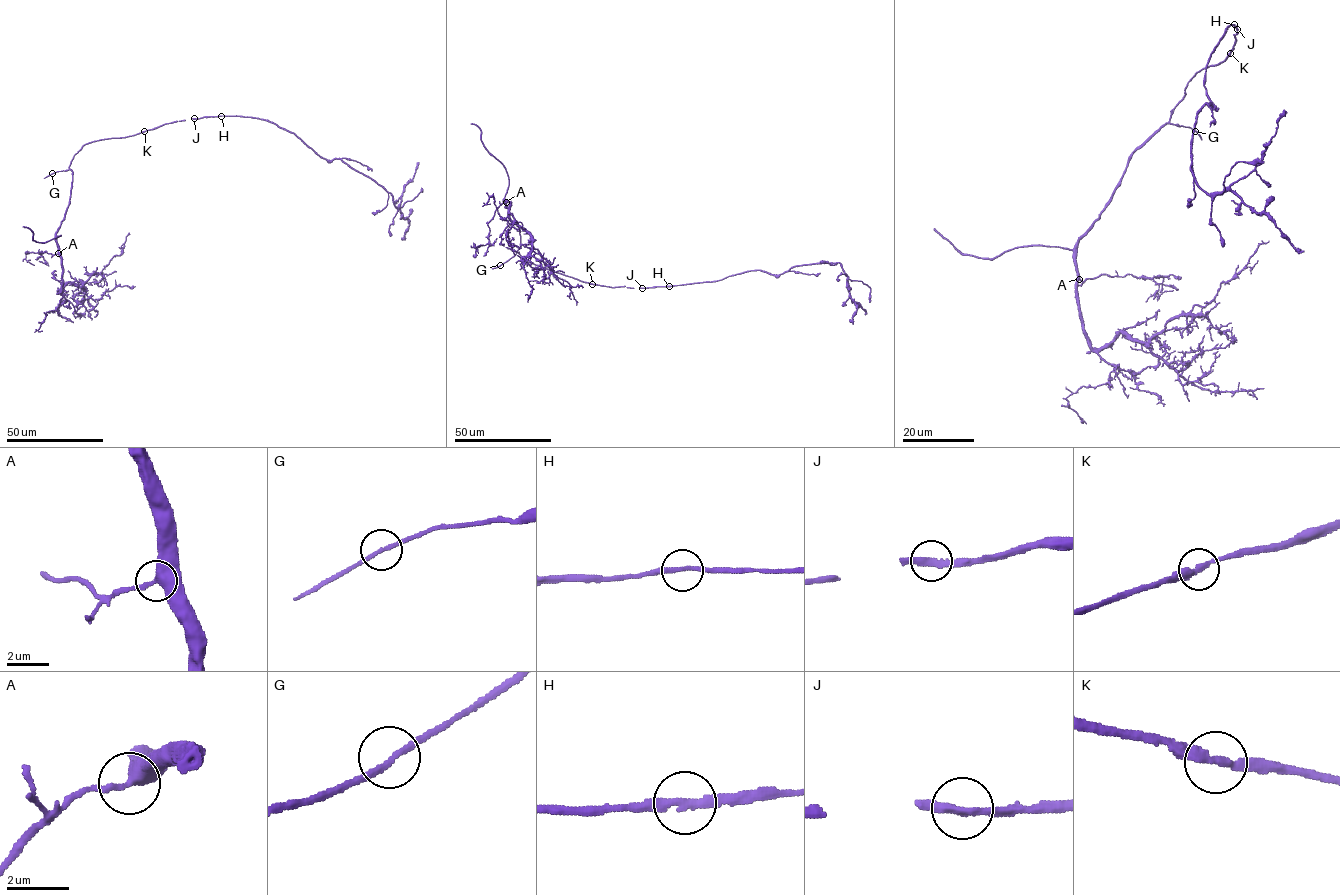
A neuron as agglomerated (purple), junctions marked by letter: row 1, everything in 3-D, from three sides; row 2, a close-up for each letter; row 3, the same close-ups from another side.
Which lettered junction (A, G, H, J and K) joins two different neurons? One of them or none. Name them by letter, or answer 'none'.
none

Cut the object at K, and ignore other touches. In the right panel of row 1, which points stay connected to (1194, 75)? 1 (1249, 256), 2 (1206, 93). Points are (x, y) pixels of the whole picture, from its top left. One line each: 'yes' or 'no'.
1: yes
2: no

